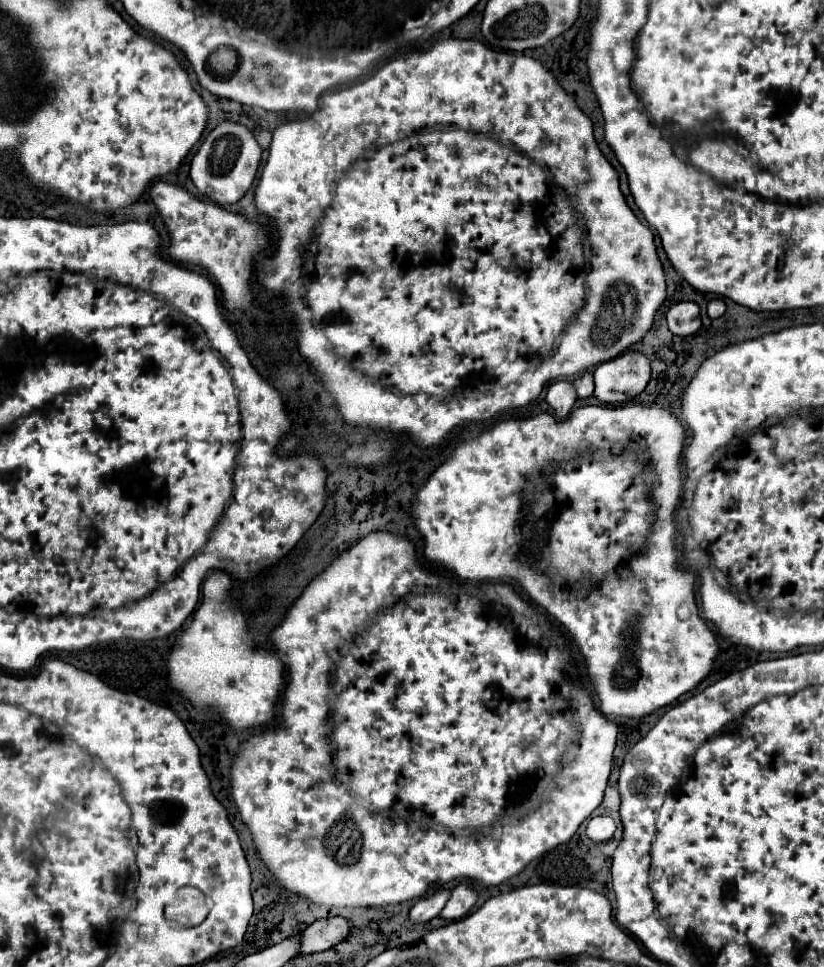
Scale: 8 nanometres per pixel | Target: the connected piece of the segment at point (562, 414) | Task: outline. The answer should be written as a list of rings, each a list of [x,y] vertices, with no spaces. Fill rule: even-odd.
[[[553,381],[547,389],[547,403],[555,409],[555,415],[559,419],[565,419],[571,413],[573,403],[577,401],[575,387],[569,381]]]

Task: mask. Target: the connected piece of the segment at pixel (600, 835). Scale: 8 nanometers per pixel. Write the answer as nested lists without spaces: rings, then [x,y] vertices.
[[[591,817],[587,823],[587,837],[601,843],[611,839],[615,833],[615,823],[611,817]]]

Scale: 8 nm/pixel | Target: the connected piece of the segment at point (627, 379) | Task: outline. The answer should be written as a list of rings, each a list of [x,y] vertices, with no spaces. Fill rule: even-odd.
[[[625,351],[615,359],[599,363],[595,375],[595,397],[603,403],[627,403],[639,395],[651,377],[651,361],[641,351]]]

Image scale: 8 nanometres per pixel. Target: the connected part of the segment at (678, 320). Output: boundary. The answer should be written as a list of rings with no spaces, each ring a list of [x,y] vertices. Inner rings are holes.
[[[681,301],[675,303],[669,311],[667,311],[667,323],[669,323],[669,331],[673,335],[693,335],[699,331],[701,327],[701,319],[699,319],[699,305],[691,303],[691,301]]]

